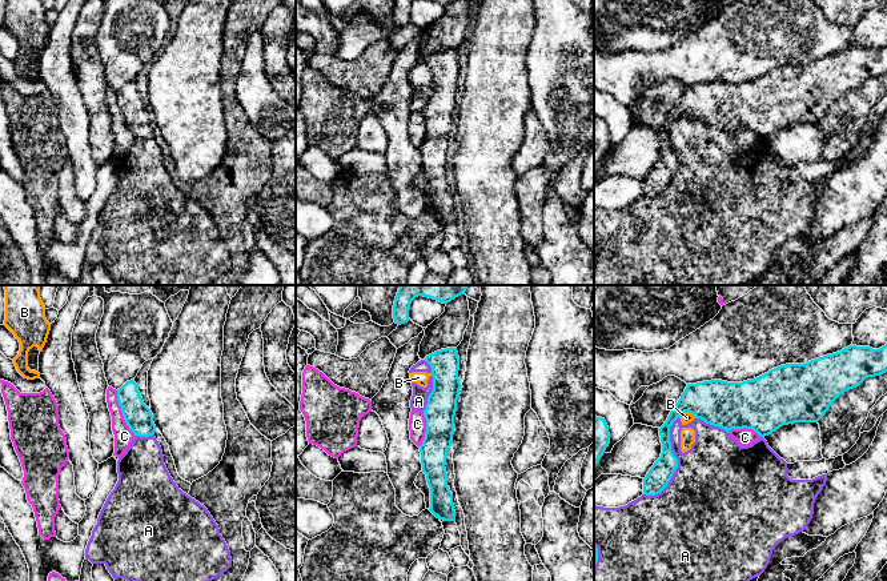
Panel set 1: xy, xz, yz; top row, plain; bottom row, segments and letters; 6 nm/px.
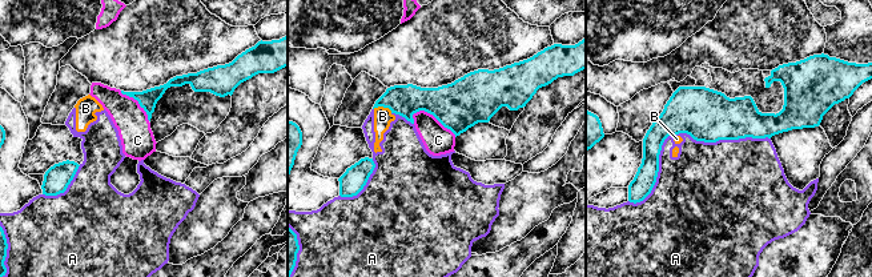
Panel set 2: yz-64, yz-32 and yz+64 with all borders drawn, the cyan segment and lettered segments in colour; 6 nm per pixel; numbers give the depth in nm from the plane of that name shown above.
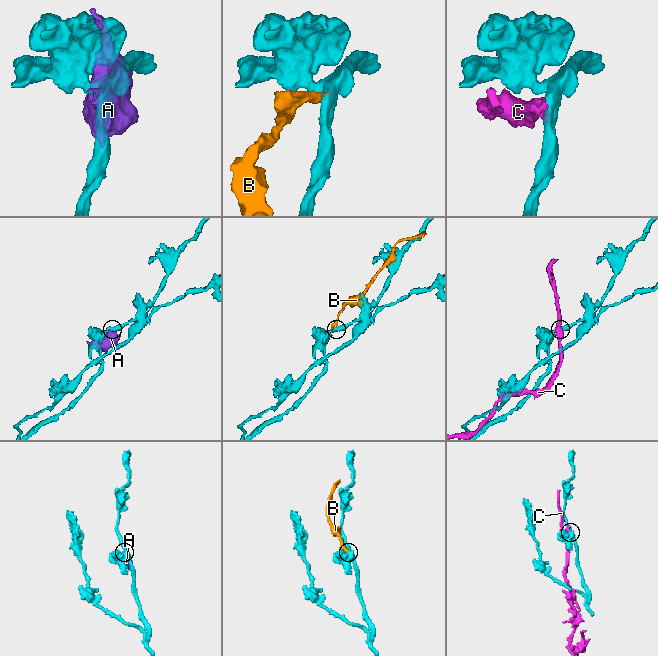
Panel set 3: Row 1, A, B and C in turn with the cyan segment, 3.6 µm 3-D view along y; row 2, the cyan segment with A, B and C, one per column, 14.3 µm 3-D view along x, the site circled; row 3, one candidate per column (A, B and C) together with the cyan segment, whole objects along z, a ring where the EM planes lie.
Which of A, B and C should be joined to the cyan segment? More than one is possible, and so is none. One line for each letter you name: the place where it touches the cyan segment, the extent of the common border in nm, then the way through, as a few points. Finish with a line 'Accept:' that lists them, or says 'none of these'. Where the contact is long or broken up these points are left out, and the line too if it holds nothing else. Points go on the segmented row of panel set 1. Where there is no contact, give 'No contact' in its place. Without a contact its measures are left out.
Accept: none of these

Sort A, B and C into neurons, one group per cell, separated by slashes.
A B / C

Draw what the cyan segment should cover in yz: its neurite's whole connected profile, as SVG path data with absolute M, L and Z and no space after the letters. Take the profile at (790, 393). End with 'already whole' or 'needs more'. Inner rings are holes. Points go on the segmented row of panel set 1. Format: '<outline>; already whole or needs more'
M887 344L879 349L850 345L804 364L780 365L743 382L687 384L659 428L662 453L643 478L643 494L661 493L678 468L670 426L682 413L689 412L727 433L746 428L764 437L783 425L818 422L846 390L886 372Z; already whole

